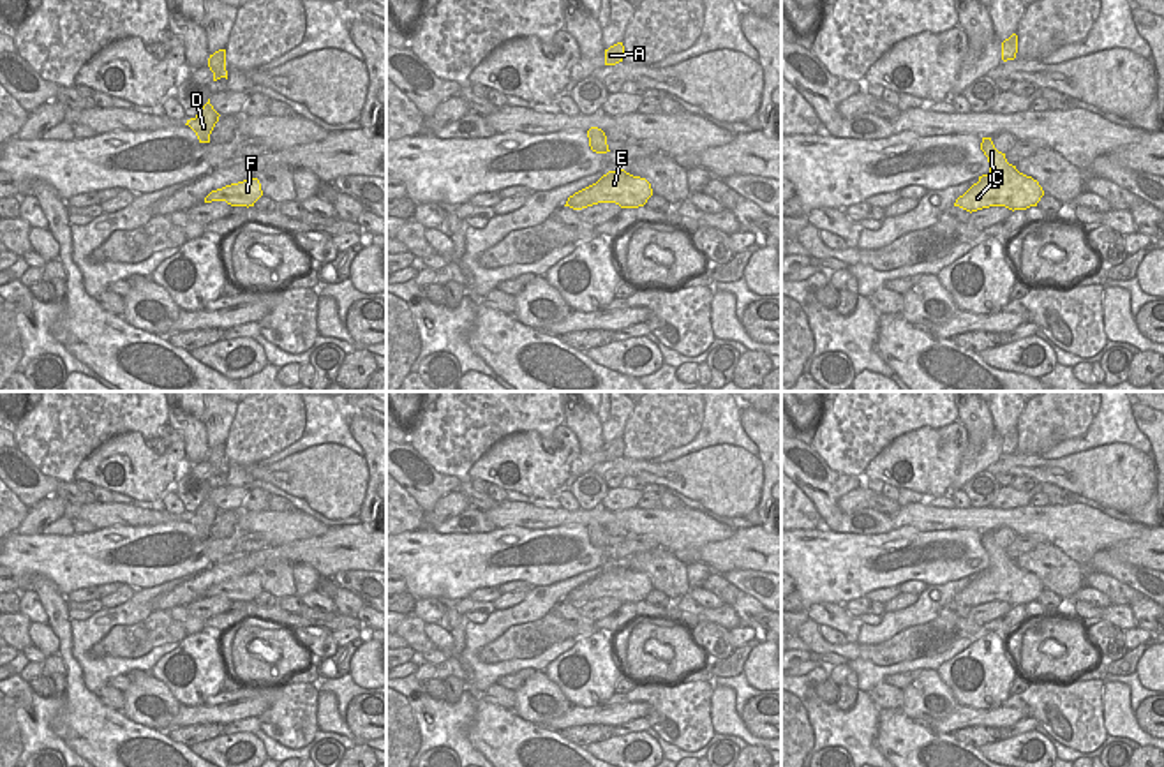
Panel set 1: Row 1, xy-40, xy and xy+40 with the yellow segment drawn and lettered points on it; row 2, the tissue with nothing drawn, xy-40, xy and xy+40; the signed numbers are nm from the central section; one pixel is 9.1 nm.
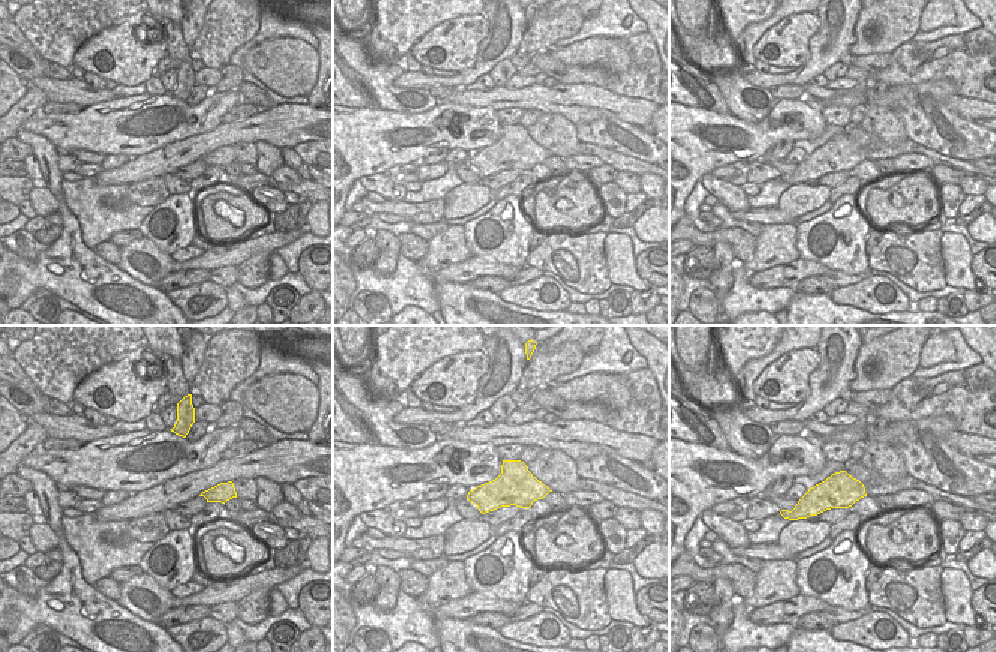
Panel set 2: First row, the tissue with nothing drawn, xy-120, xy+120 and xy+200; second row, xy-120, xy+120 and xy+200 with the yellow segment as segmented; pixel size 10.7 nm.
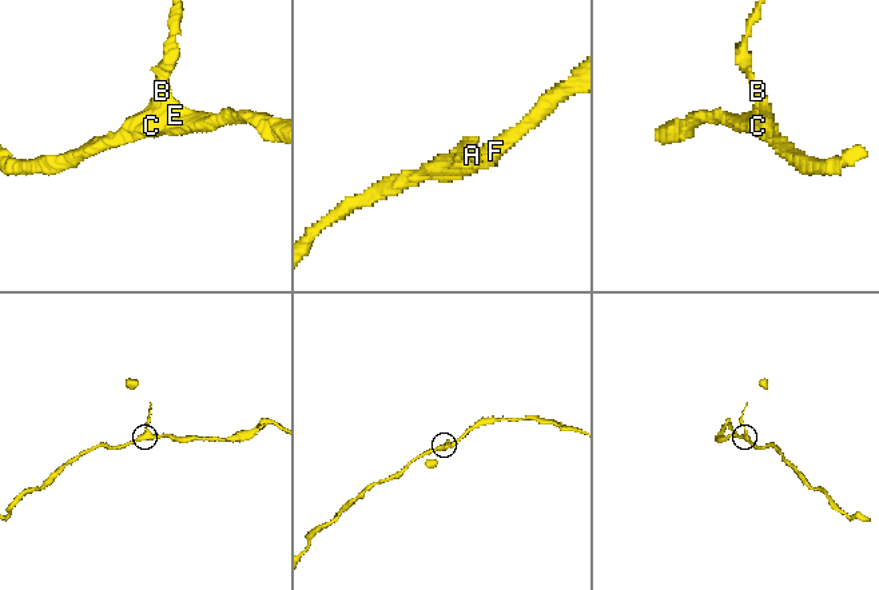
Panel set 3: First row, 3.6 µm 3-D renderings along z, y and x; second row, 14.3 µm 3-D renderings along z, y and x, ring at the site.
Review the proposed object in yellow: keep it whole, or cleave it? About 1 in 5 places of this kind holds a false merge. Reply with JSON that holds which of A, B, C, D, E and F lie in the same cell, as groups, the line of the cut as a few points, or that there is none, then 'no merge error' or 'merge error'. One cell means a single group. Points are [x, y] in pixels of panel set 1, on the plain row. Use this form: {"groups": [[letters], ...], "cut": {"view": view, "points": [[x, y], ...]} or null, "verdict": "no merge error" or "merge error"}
{"groups": [["A", "B", "C", "D", "E", "F"]], "cut": null, "verdict": "no merge error"}

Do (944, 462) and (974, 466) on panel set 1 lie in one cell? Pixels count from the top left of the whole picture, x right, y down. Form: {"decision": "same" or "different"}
{"decision": "different"}

